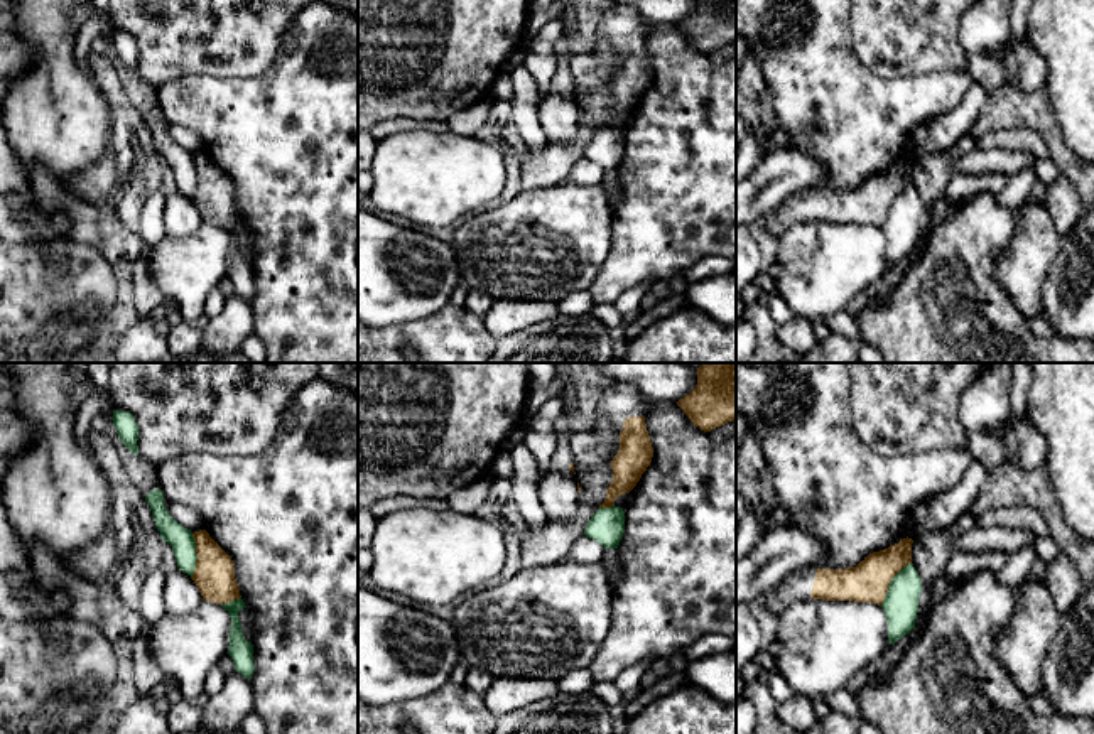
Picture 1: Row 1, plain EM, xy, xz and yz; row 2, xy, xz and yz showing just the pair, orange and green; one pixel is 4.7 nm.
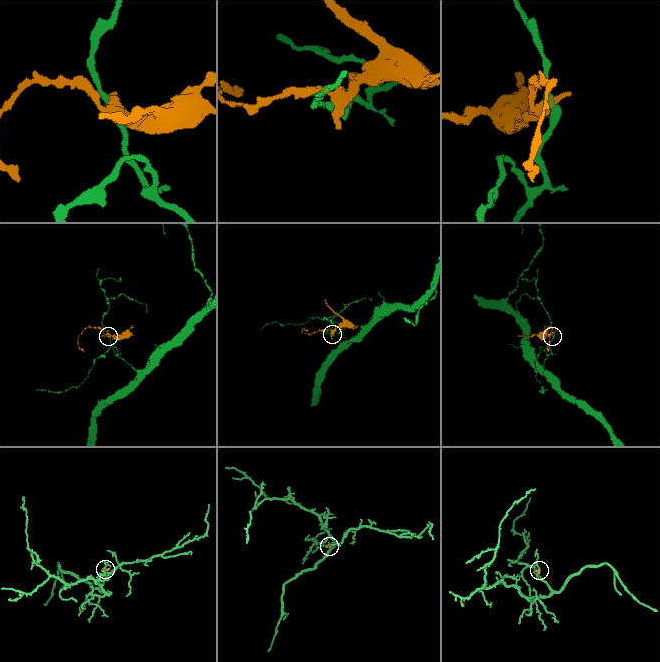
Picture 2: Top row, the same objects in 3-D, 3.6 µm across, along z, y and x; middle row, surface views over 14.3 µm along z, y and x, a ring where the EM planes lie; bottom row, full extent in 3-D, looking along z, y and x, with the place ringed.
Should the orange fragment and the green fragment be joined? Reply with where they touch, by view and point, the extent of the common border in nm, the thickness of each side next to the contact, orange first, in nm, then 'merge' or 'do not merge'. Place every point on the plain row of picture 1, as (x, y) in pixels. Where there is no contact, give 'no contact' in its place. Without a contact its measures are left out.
contact yz (890, 203); length 260 nm; calibres 190 and 170 nm; do not merge

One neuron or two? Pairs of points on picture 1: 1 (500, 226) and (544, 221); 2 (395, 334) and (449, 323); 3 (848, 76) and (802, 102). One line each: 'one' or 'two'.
1: one
2: one
3: one

